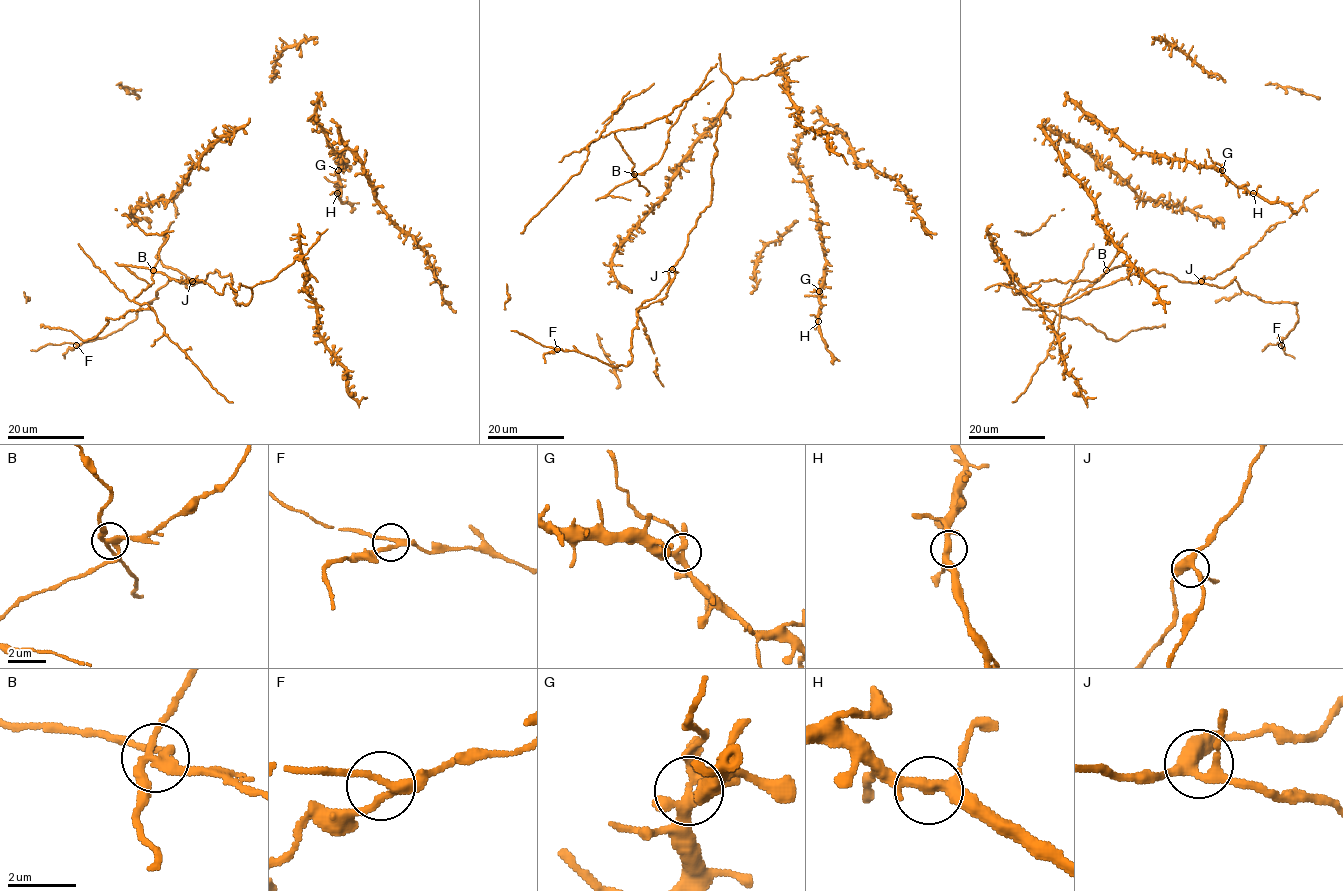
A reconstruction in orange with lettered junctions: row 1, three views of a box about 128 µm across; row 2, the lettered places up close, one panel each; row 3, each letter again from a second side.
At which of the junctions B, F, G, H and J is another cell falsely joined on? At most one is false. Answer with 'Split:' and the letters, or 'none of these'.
Split: B

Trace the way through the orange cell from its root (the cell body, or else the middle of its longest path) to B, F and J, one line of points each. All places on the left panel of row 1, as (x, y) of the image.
B: (195, 279), (177, 281), (153, 271)
F: (195, 279), (252, 298), (236, 304), (231, 274), (171, 278), (135, 320), (76, 345)
J: (195, 279), (218, 294), (227, 283), (249, 287), (252, 298), (236, 304), (231, 274), (216, 270), (192, 281)

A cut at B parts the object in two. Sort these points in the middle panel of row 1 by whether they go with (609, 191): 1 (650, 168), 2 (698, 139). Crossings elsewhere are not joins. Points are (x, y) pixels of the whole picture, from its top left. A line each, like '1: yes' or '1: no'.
1: yes
2: no

